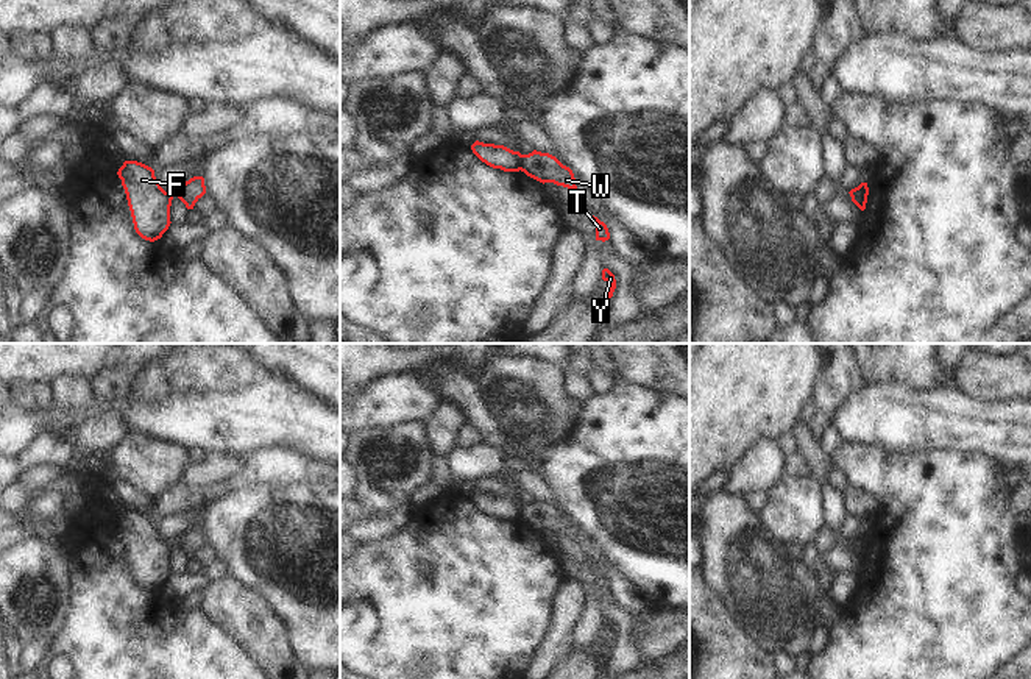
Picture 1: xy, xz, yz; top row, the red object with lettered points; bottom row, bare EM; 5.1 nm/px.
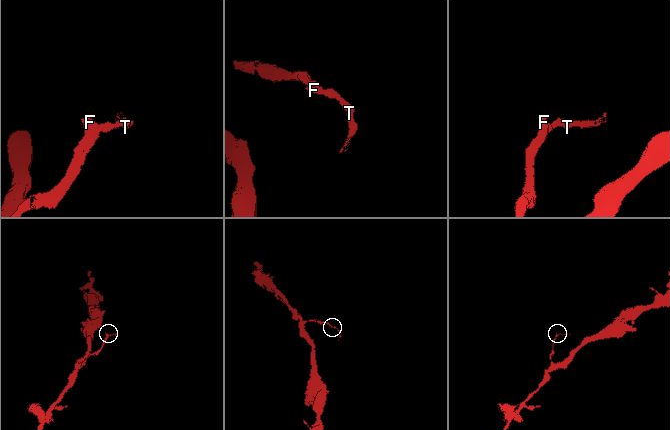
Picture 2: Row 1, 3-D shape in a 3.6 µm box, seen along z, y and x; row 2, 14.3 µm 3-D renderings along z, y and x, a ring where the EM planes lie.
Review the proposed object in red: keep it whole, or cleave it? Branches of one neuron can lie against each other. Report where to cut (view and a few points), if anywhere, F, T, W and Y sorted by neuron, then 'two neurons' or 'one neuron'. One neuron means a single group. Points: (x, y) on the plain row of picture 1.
xz (523, 504), (520, 519) | F / T W Y | two neurons

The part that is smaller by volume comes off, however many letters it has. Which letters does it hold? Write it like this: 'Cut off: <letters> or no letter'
Cut off: T, W, Y

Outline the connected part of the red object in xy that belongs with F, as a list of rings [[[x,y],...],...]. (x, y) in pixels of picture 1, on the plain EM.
[[[125,510],[117,521],[126,543],[136,582],[150,592],[162,587],[170,576],[173,543],[156,531],[154,520],[137,510]]]

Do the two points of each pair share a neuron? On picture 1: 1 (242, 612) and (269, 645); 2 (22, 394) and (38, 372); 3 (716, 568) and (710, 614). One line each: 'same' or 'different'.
1: same
2: different
3: different

